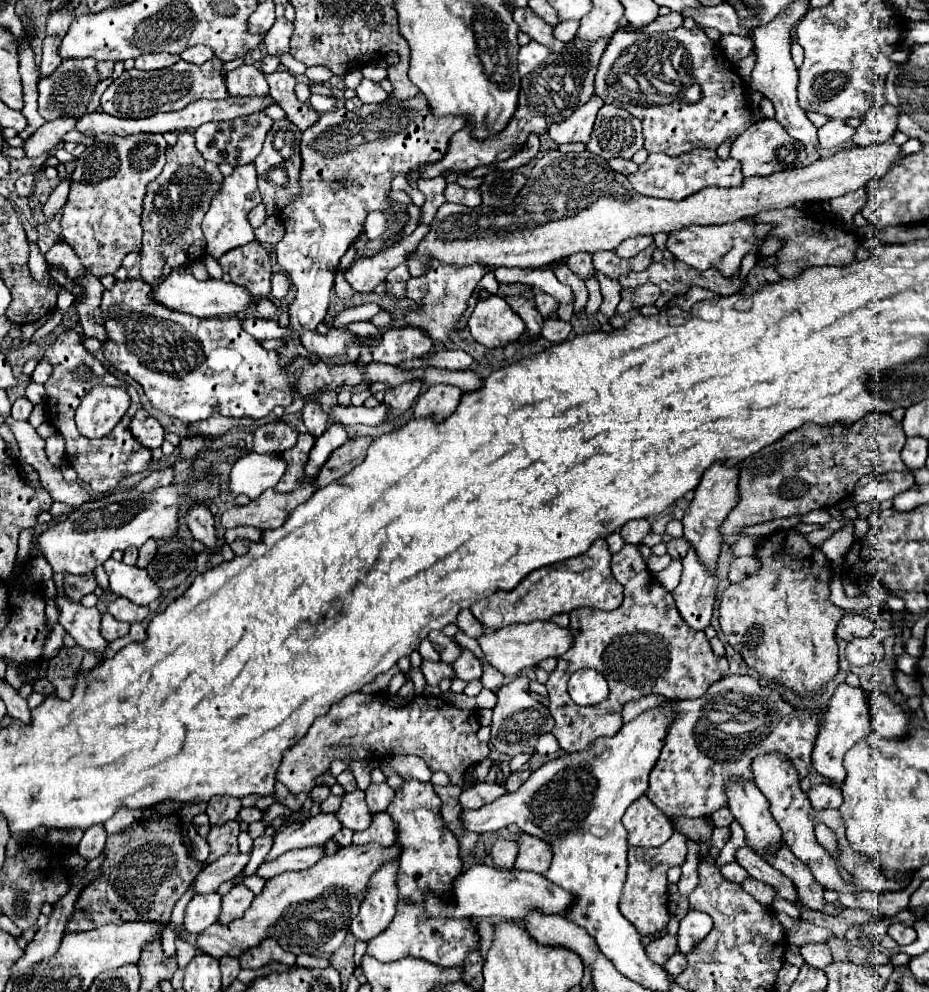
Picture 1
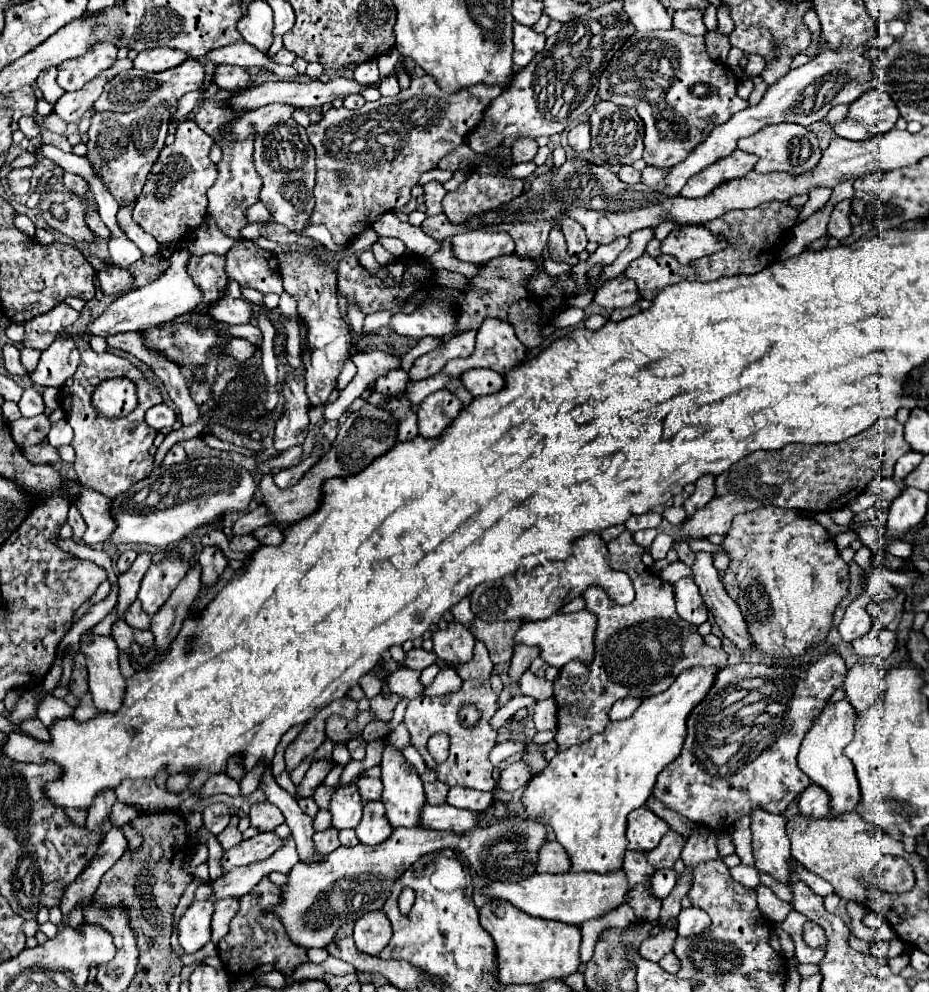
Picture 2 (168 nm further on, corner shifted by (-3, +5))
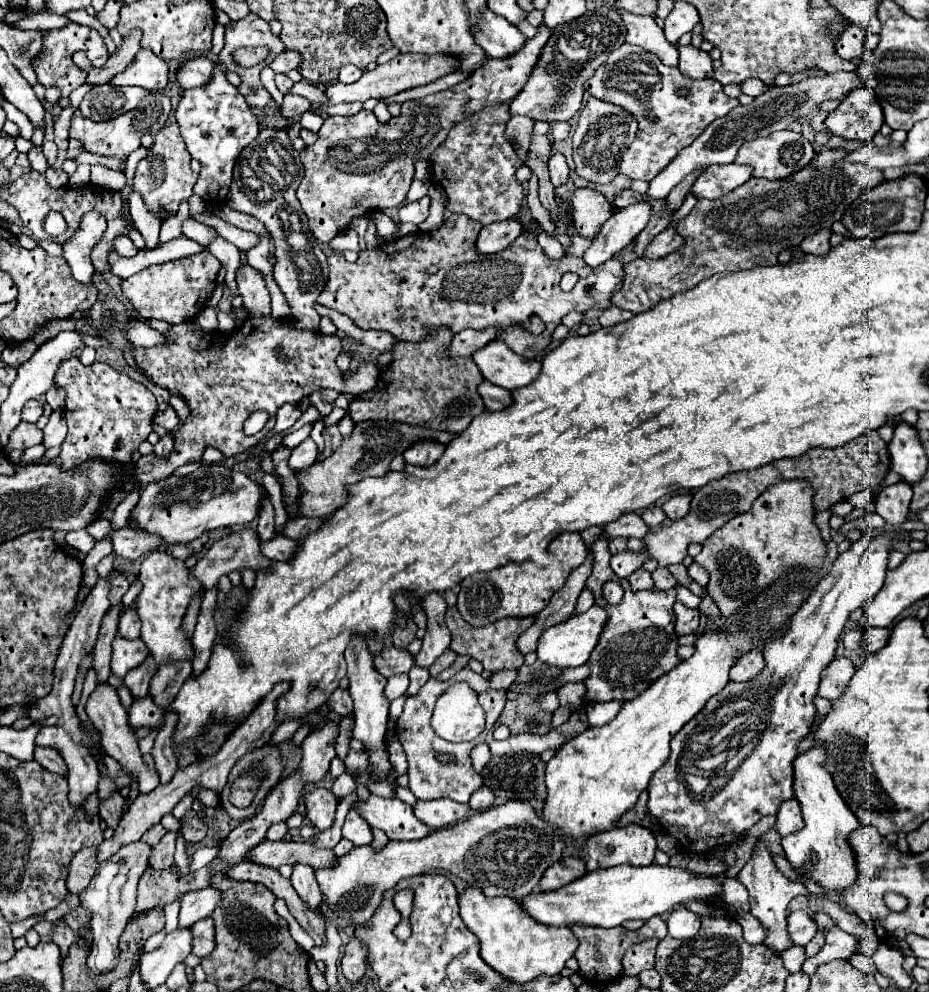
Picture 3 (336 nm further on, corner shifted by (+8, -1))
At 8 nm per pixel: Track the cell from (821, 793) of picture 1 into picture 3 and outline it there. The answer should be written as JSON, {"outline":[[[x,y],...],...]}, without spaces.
{"outline":[[[795,798],[791,800],[785,800],[777,812],[777,824],[775,824],[777,832],[781,836],[787,836],[787,834],[793,834],[797,830],[803,828],[803,818],[801,818],[801,806]]]}

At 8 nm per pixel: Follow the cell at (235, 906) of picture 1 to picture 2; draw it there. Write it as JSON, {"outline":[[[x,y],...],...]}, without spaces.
{"outline":[[[238,898],[214,902],[214,916],[212,916],[212,942],[214,944],[218,944],[228,934],[228,924],[236,916],[236,908],[238,908]]]}

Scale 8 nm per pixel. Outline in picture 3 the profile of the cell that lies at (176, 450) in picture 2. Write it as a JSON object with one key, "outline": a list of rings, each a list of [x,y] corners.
{"outline":[[[167,434],[165,438],[161,438],[157,444],[155,444],[155,454],[157,456],[169,456],[173,450],[173,436]]]}

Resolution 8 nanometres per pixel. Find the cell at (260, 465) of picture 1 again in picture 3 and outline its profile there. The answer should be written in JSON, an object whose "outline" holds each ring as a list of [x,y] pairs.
{"outline":[[[307,438],[297,448],[293,448],[291,458],[289,458],[289,466],[293,470],[303,470],[303,468],[311,466],[315,460],[317,460],[317,444],[311,438]]]}

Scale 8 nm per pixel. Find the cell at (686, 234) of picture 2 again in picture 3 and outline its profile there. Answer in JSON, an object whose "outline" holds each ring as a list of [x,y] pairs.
{"outline":[[[673,228],[663,230],[653,238],[653,242],[645,248],[645,258],[665,258],[667,254],[679,250],[683,246],[685,238],[679,236]]]}

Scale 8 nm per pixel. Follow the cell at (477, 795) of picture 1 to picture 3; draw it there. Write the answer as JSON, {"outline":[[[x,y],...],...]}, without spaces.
{"outline":[[[449,798],[419,800],[413,810],[421,822],[425,822],[427,826],[431,826],[435,830],[443,828],[443,826],[453,826],[471,814],[471,808],[467,804],[459,804]]]}

